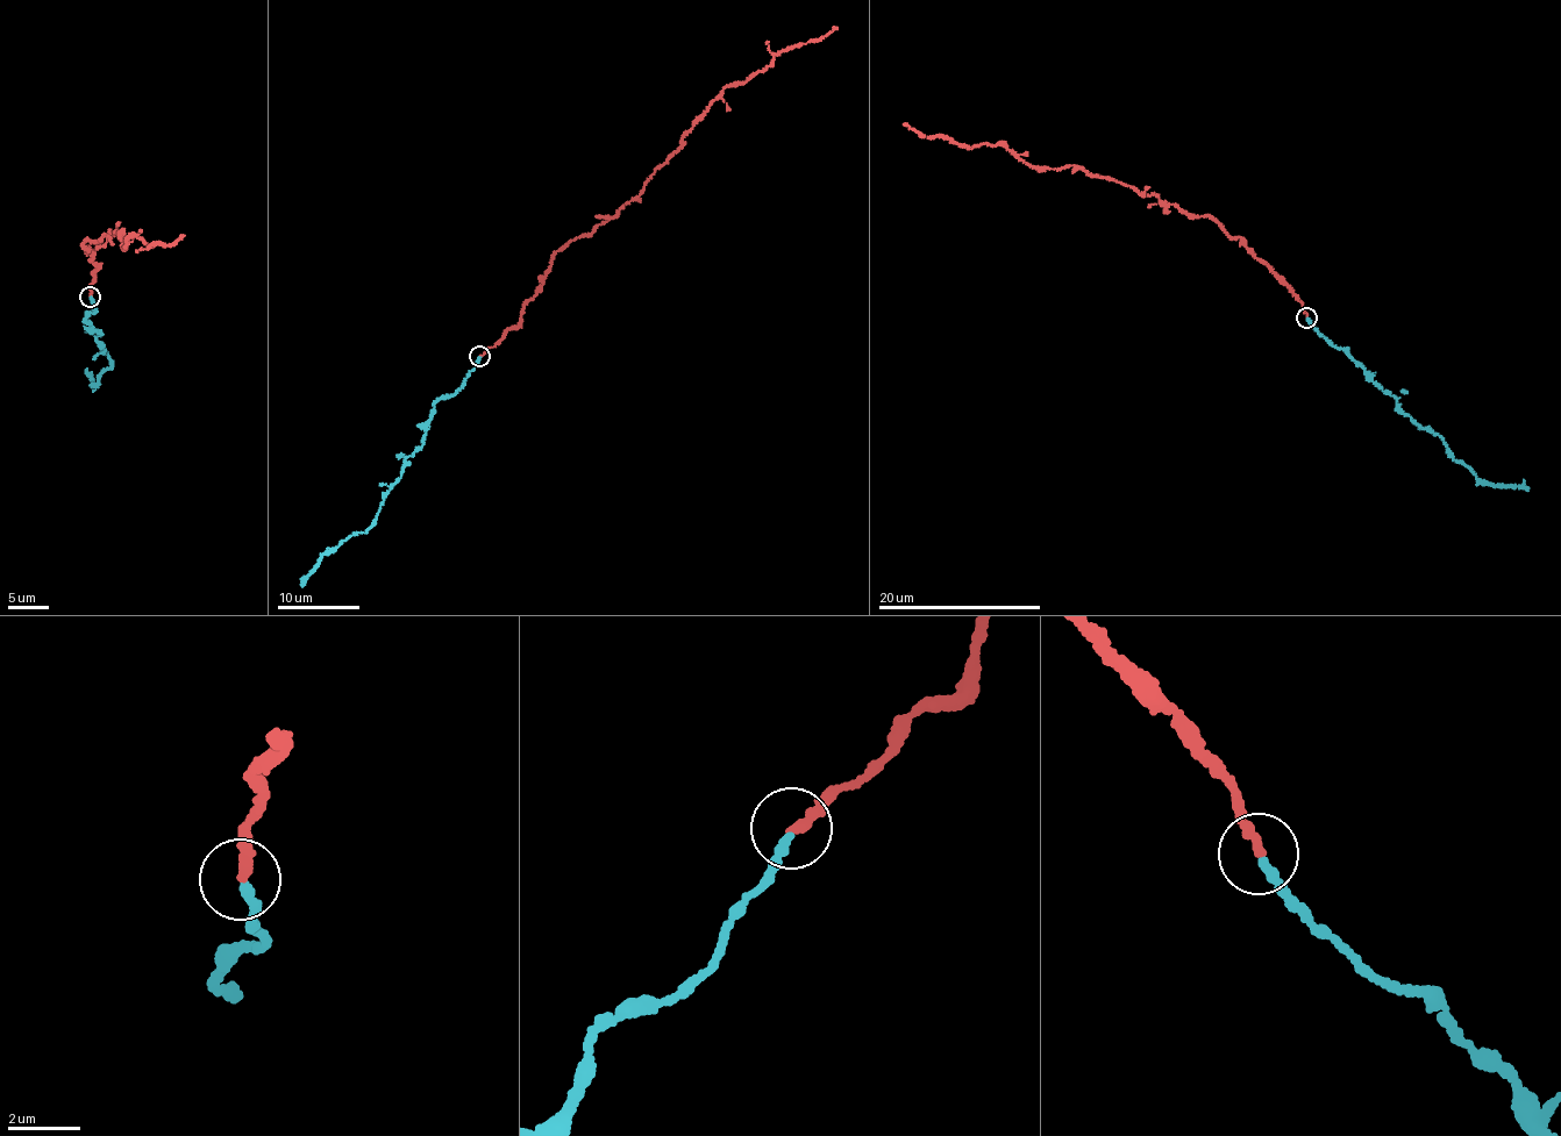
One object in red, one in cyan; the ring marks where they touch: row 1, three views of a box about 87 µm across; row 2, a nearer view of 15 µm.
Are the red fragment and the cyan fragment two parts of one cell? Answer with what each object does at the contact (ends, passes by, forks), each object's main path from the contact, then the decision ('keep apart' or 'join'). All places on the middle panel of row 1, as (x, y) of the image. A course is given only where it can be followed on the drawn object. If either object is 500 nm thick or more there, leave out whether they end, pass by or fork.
red ends; cyan ends; course red (478, 357), (518, 326), (555, 255), (643, 188), (720, 92), (743, 84), (782, 51), (820, 41), (838, 27); course cyan (478, 357), (464, 385), (435, 402), (422, 444), (406, 458), (399, 480), (371, 526), (322, 556), (301, 585); join

